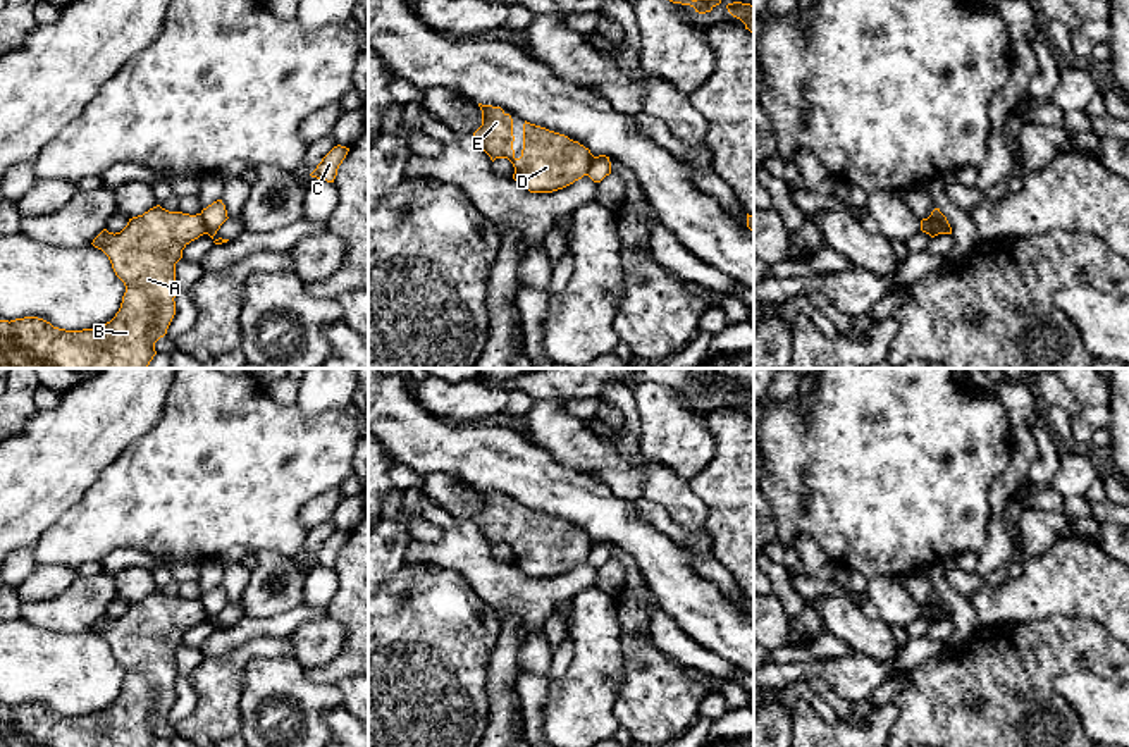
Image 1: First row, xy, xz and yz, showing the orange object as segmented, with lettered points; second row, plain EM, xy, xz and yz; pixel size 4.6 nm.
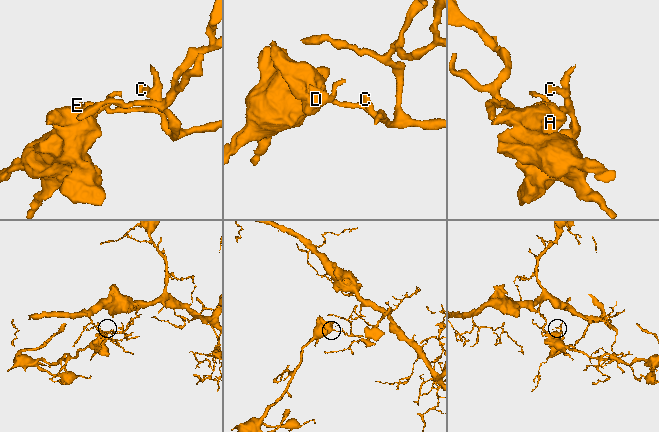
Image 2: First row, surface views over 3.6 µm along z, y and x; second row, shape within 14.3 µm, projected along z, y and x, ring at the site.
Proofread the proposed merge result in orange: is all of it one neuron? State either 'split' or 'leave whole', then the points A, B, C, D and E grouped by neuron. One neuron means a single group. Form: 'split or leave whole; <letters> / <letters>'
split; A B D E / C

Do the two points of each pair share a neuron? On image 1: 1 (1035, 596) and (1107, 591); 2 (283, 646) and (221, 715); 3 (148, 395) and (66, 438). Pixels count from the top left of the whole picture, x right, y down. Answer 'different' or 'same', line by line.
1: same
2: same
3: same

